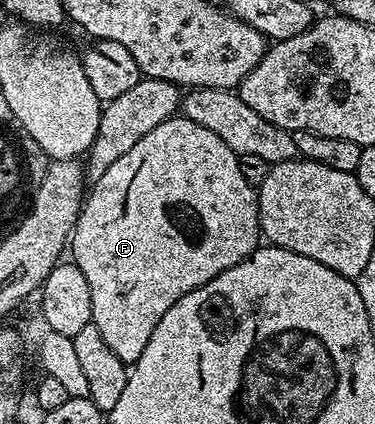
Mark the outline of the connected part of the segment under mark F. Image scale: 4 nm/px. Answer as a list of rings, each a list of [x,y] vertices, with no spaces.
[[[183,116],[167,118],[162,124],[158,124],[158,128],[146,132],[146,136],[142,136],[142,140],[138,140],[138,144],[134,144],[134,148],[126,152],[126,156],[118,156],[118,160],[114,160],[114,164],[106,168],[102,180],[91,183],[81,205],[76,227],[72,229],[70,258],[78,268],[82,268],[82,276],[86,276],[86,284],[90,284],[92,325],[98,328],[98,332],[102,332],[102,340],[106,340],[110,352],[114,352],[118,360],[125,364],[136,362],[138,356],[142,356],[142,348],[146,348],[150,340],[150,332],[158,328],[158,320],[162,320],[162,316],[166,316],[166,312],[170,312],[170,308],[174,308],[174,304],[178,304],[178,300],[182,300],[186,292],[194,292],[194,288],[202,288],[202,284],[214,280],[214,276],[218,276],[226,268],[234,268],[234,264],[251,256],[261,245],[257,193],[257,187],[250,185],[246,176],[242,176],[240,159],[226,146],[225,141],[201,124]]]

